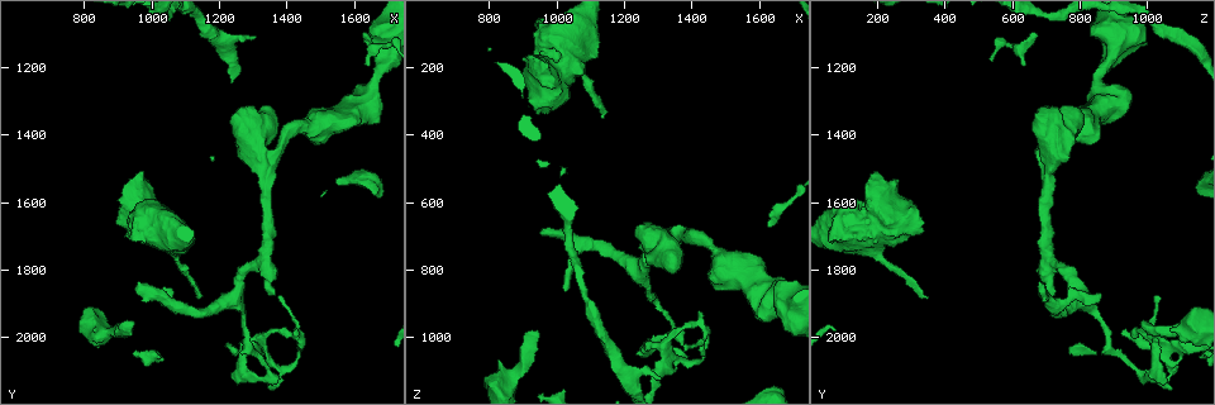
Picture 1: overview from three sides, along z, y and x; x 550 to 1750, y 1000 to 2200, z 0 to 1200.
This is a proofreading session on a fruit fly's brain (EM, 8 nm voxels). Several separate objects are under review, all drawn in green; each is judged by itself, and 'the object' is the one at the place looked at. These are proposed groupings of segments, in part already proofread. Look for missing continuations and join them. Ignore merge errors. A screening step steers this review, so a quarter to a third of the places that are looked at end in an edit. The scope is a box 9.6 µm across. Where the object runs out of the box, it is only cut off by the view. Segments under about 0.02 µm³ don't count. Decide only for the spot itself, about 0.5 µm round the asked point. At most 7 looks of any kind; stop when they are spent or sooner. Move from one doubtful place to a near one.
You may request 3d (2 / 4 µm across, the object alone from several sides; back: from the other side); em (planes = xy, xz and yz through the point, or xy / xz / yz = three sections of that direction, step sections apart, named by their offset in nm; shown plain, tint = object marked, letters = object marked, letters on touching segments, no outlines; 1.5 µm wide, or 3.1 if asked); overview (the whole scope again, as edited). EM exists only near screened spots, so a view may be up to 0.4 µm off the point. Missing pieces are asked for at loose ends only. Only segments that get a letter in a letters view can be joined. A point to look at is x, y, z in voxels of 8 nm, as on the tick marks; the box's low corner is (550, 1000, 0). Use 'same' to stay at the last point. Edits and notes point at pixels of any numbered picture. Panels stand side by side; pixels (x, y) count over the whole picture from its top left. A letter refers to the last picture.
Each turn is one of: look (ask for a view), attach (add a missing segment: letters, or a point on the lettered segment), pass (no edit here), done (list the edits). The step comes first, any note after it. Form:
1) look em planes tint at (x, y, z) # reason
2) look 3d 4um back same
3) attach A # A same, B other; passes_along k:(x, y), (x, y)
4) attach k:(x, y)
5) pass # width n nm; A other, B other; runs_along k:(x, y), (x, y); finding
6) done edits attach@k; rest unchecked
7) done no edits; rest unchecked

look 3d 2um at (970, 1510, 190) # an open end

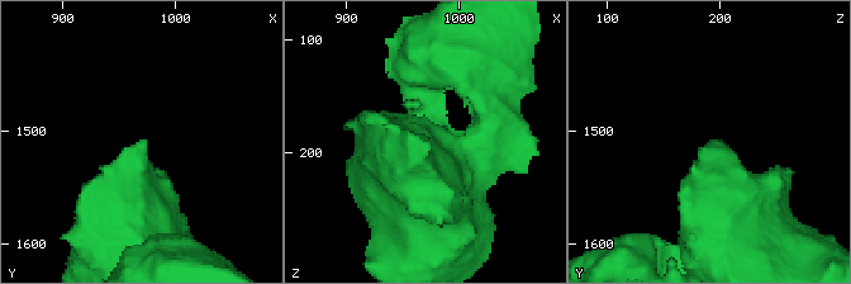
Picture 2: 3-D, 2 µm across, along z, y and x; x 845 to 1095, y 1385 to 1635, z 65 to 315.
look em planes plain at (974, 1506, 196) # shape alone is not enough

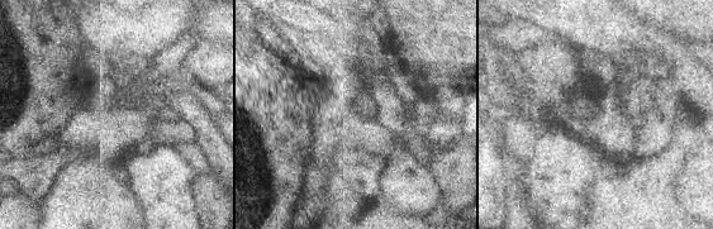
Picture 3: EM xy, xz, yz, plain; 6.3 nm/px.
look em planes letters same

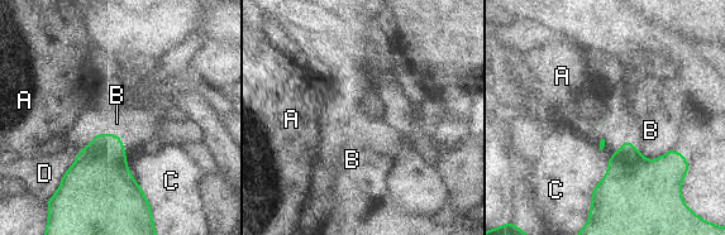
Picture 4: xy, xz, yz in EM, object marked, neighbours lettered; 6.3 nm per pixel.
pass # A other, B other, C other, D other; border 4:(628, 138), (610, 157), (590, 204); no lettered segment goes on from it

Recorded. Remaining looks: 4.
look em xy step 8 tint at (1140, 1880, 340) # tapers out

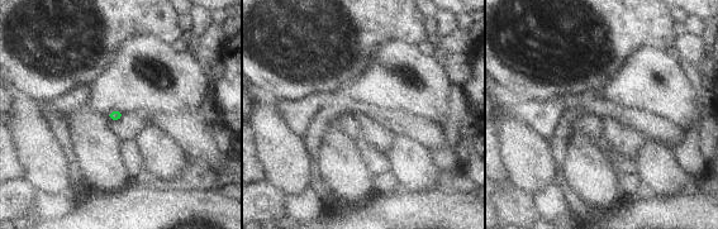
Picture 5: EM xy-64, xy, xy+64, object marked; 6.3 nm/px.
look em planes letters same # another direction

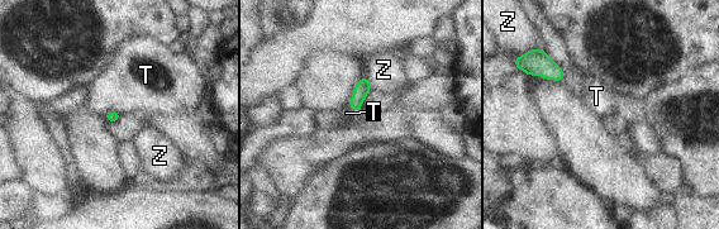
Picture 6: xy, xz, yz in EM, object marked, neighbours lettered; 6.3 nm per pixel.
pass # T other, Z other; border 6:(348, 105), (356, 113); no lettered segment goes on from it

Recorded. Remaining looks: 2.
look em xz step 4 letters at (940, 1960, 990) # end of a long branch

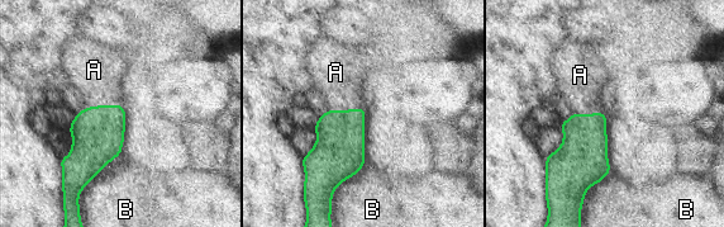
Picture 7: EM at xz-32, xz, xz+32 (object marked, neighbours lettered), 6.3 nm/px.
attach A # A same, B other; passes_along 7:(339, 149), (344, 110), (336, 72); it goes on there

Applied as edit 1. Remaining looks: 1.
done edits attach@7; rest unchecked

